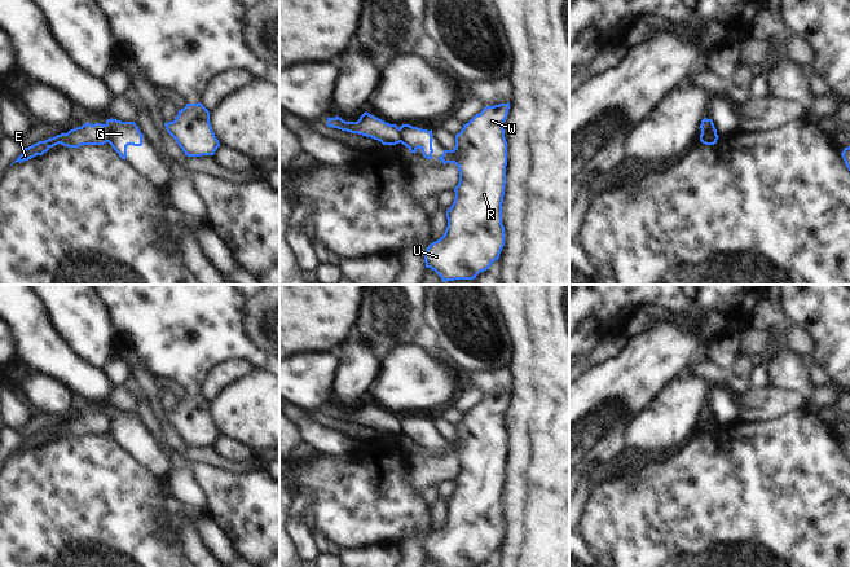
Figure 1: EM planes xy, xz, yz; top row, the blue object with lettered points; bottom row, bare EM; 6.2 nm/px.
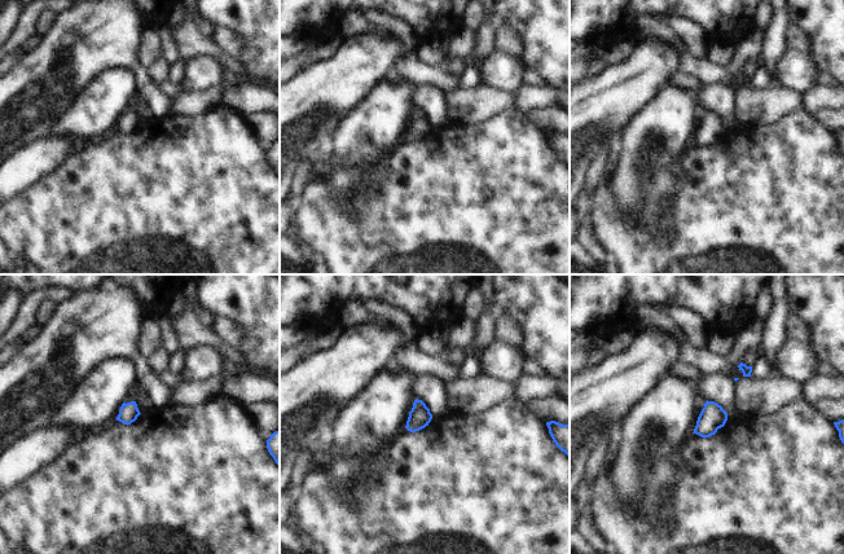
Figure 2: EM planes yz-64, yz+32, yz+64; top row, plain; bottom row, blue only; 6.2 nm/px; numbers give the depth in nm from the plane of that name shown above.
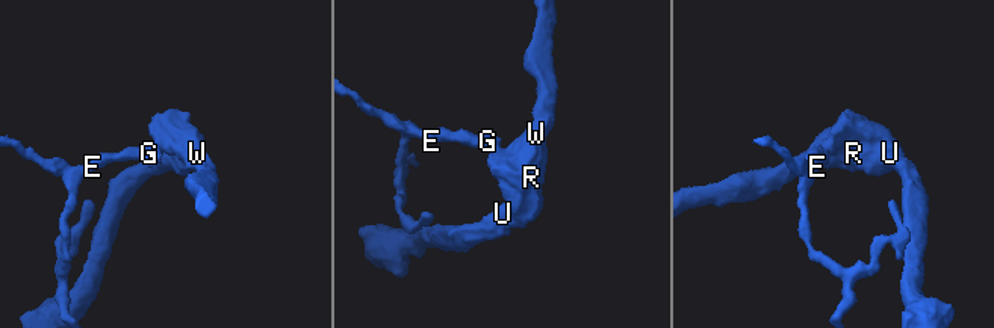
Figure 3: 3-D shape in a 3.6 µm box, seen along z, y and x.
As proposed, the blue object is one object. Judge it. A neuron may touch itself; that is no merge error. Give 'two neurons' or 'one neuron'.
two neurons

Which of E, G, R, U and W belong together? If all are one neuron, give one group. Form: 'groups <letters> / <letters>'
groups E / G R U W

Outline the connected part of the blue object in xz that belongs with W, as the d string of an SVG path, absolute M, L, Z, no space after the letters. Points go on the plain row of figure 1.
M510 392L484 397L455 425L455 438L444 440L437 448L442 454L457 454L459 461L459 472L454 478L455 488L446 501L446 520L424 541L426 558L431 558L440 567L476 567L498 550L505 536L502 493L506 475L507 431L503 417L508 399Z

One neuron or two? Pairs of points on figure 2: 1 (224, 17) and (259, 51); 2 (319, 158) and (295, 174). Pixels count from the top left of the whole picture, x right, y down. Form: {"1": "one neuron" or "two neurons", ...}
{"1": "one neuron", "2": "one neuron"}

